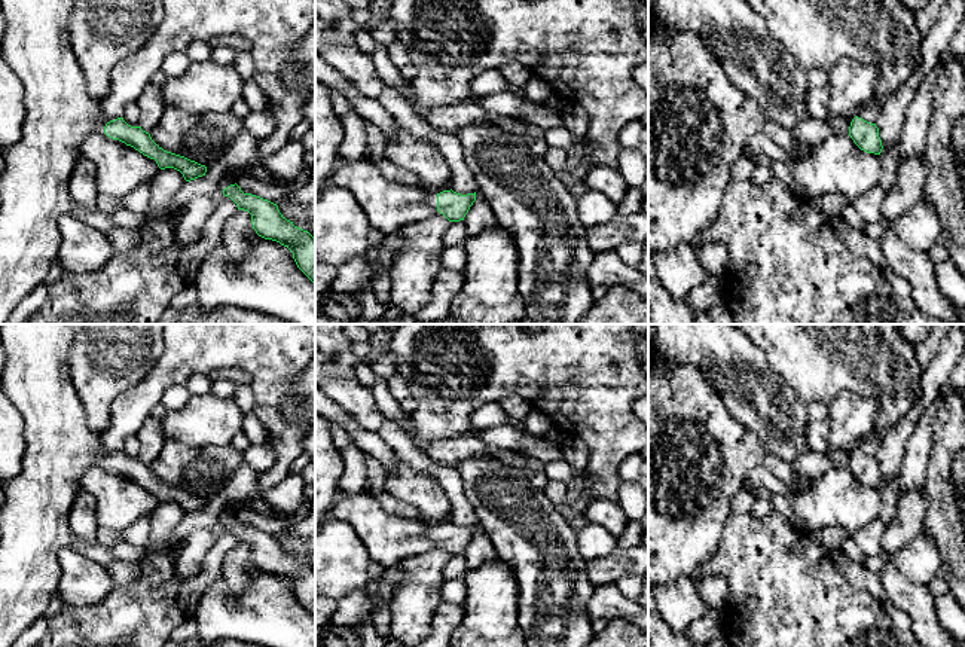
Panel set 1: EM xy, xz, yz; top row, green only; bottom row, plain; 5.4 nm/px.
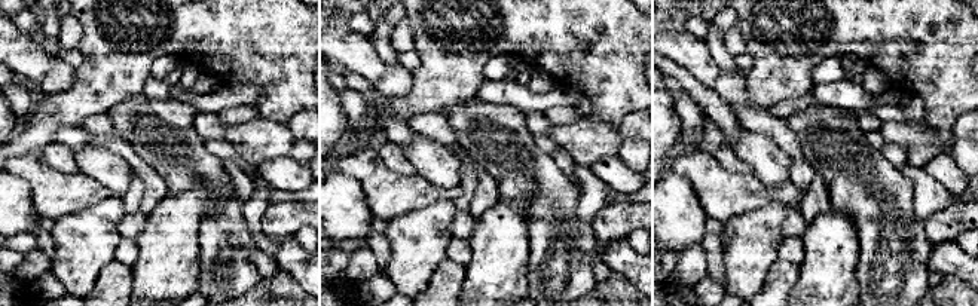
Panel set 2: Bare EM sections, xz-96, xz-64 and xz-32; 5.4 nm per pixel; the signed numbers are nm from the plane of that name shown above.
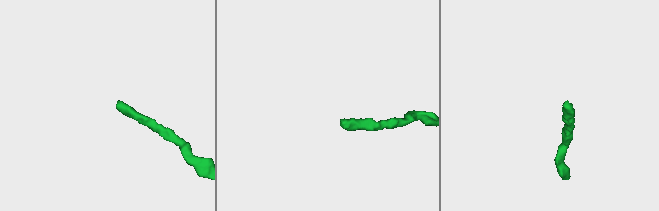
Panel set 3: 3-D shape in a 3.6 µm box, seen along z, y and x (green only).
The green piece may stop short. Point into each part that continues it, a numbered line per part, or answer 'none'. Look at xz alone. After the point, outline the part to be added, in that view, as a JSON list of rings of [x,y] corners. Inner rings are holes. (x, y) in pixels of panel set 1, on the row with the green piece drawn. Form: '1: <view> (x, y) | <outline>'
1: xz (387, 205) | [[[367,158],[339,162],[330,181],[348,189],[363,208],[370,228],[385,235],[437,213],[437,196],[428,195],[419,184],[404,186],[385,178]]]

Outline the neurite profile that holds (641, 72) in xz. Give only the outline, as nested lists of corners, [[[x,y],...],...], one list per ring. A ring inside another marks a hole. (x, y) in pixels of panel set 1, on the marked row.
[[[648,61],[638,65],[633,71],[632,76],[638,86],[644,91],[644,94],[648,97]]]

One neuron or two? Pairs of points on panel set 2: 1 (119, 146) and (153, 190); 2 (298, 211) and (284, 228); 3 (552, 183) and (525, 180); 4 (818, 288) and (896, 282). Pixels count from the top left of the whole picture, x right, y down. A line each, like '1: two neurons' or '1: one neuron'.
1: one neuron
2: one neuron
3: one neuron
4: two neurons

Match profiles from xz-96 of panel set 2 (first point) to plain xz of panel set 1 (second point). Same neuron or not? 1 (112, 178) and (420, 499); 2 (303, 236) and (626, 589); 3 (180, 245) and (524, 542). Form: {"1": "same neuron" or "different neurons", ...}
{"1": "same neuron", "2": "same neuron", "3": "different neurons"}

